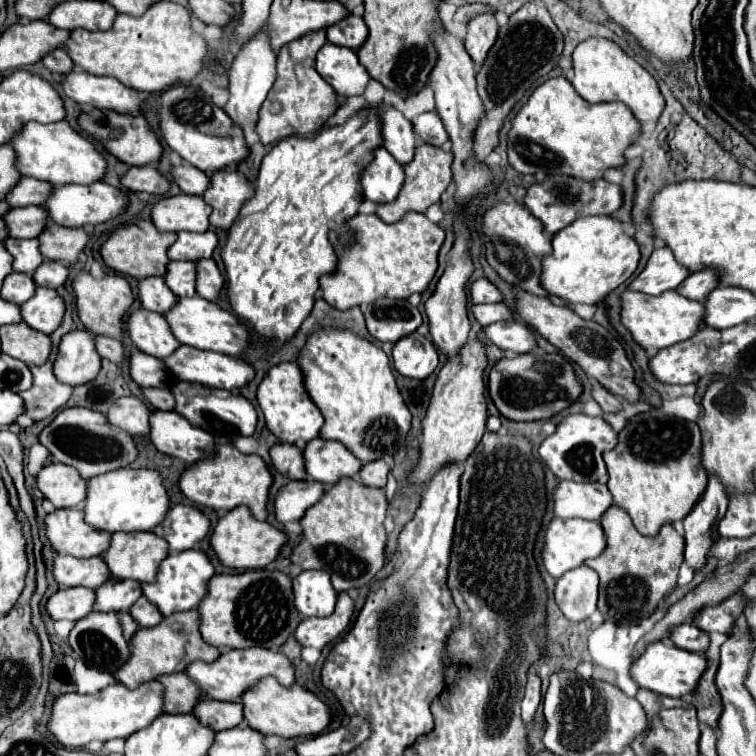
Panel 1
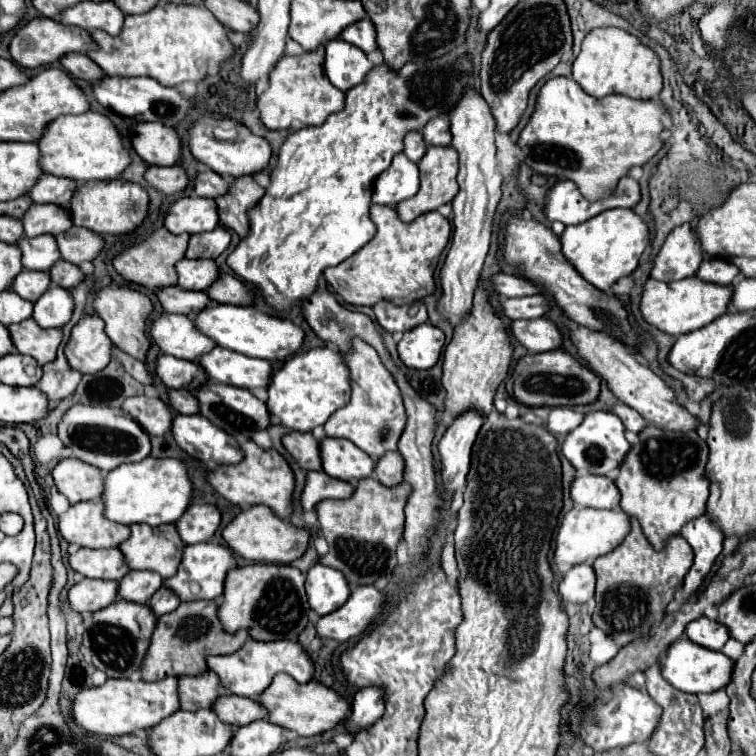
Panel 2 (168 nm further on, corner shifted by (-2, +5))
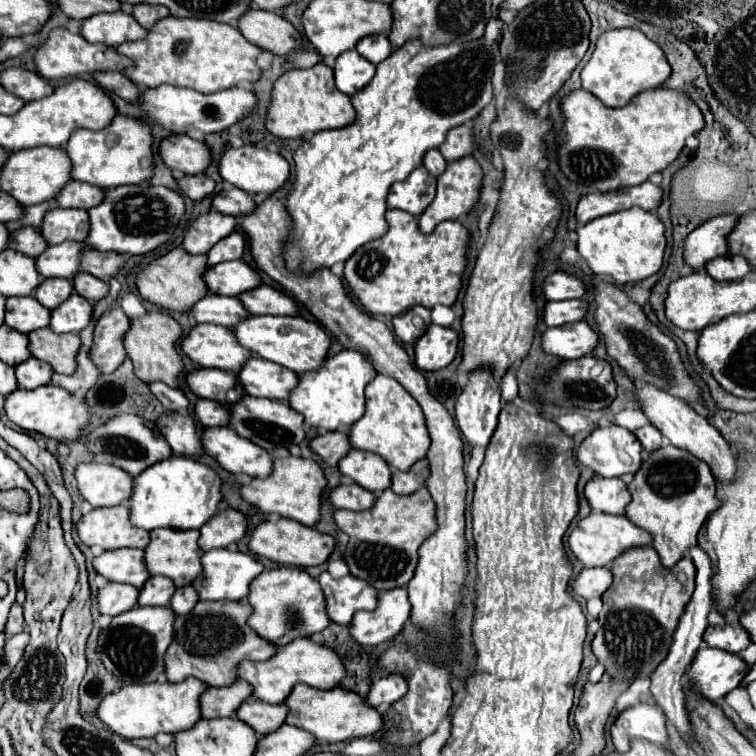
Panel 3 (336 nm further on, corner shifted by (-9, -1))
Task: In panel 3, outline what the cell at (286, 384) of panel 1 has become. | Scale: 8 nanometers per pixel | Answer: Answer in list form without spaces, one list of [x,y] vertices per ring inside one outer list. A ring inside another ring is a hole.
[[[341,350],[335,356],[325,358],[319,370],[311,370],[299,376],[299,384],[291,390],[289,406],[305,418],[305,424],[321,432],[347,432],[365,412],[365,386],[377,376],[369,360],[357,350]]]

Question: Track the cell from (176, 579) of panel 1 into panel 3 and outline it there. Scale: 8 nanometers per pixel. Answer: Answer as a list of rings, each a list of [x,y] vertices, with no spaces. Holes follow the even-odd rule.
[[[225,548],[205,552],[201,556],[201,564],[203,572],[191,582],[191,586],[199,594],[199,600],[241,600],[249,594],[251,580],[265,570],[255,556],[243,552],[229,552]]]

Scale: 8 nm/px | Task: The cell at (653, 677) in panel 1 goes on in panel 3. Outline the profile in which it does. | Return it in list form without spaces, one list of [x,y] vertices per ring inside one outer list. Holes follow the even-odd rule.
[[[699,648],[687,672],[687,684],[699,696],[719,702],[741,684],[747,670],[749,666],[737,654]]]

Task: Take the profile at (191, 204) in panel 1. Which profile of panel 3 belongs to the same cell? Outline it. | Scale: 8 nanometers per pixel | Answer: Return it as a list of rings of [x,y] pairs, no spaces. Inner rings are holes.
[[[221,212],[199,214],[185,230],[183,248],[191,254],[205,254],[217,240],[229,236],[237,228],[237,218]]]

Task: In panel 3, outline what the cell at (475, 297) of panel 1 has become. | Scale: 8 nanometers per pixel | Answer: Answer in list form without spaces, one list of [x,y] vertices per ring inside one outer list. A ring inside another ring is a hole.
[[[555,272],[543,280],[541,294],[545,300],[569,300],[581,298],[585,294],[585,286],[579,278],[567,272]]]

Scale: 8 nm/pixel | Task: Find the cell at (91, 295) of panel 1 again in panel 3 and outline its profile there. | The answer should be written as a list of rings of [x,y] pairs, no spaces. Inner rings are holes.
[[[151,310],[141,318],[131,318],[131,326],[125,332],[125,350],[135,366],[137,378],[143,382],[165,382],[167,386],[177,388],[179,376],[183,370],[181,358],[175,350],[175,342],[181,338],[181,326],[167,314],[159,310]]]

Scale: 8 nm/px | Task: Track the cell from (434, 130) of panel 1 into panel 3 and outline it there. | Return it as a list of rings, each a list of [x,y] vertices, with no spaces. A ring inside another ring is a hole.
[[[469,126],[451,128],[445,142],[439,146],[439,152],[445,156],[447,162],[459,160],[473,152],[473,130]]]

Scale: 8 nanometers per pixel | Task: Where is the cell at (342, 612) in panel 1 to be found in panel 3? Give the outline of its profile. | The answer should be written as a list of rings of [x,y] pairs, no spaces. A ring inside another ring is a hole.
[[[393,588],[379,592],[377,608],[373,612],[357,612],[349,624],[349,632],[353,632],[353,640],[365,646],[377,646],[383,642],[391,642],[403,628],[409,618],[409,600],[403,588]]]

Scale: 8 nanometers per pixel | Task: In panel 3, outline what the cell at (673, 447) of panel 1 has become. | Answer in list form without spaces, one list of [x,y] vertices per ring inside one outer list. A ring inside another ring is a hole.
[[[663,446],[645,454],[641,468],[635,472],[633,482],[629,484],[631,502],[625,508],[627,518],[647,530],[653,538],[653,548],[659,552],[661,564],[671,568],[677,564],[685,550],[697,544],[697,534],[707,520],[709,512],[717,508],[715,480],[705,462],[697,462],[689,452]]]

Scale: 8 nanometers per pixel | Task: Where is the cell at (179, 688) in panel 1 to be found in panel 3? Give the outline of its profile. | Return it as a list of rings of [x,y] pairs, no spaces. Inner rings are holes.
[[[237,680],[231,686],[207,688],[201,698],[201,718],[221,718],[233,716],[237,708],[251,696],[251,686],[245,680]]]

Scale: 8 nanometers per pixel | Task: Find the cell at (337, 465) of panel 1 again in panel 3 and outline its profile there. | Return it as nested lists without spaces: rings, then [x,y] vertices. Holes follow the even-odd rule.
[[[351,448],[339,460],[339,472],[349,476],[355,484],[371,492],[383,492],[391,486],[391,468],[373,452],[361,452]]]

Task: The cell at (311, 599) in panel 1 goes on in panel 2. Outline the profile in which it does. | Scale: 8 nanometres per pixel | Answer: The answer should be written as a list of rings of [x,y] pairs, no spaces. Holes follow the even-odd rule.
[[[316,564],[306,574],[306,594],[312,610],[318,616],[326,616],[350,598],[350,586],[342,572]]]

